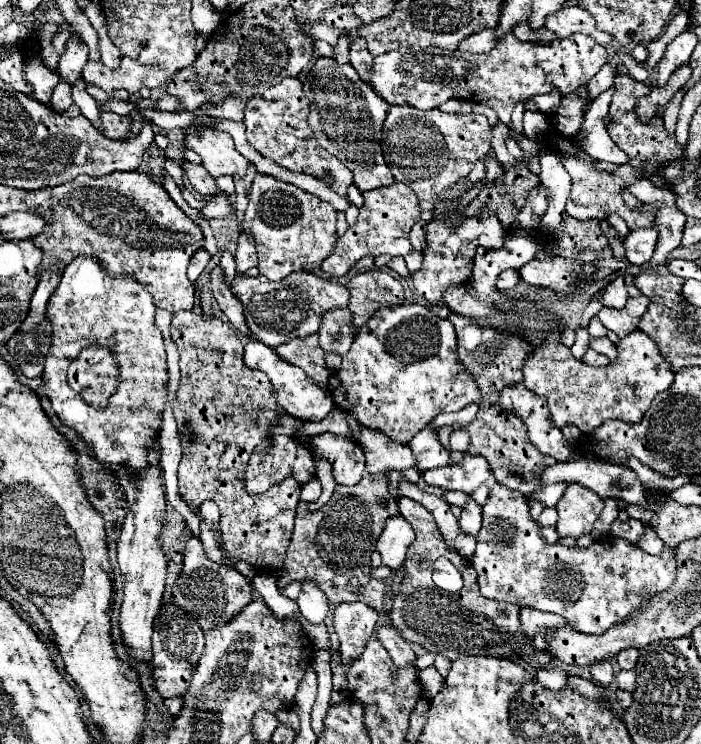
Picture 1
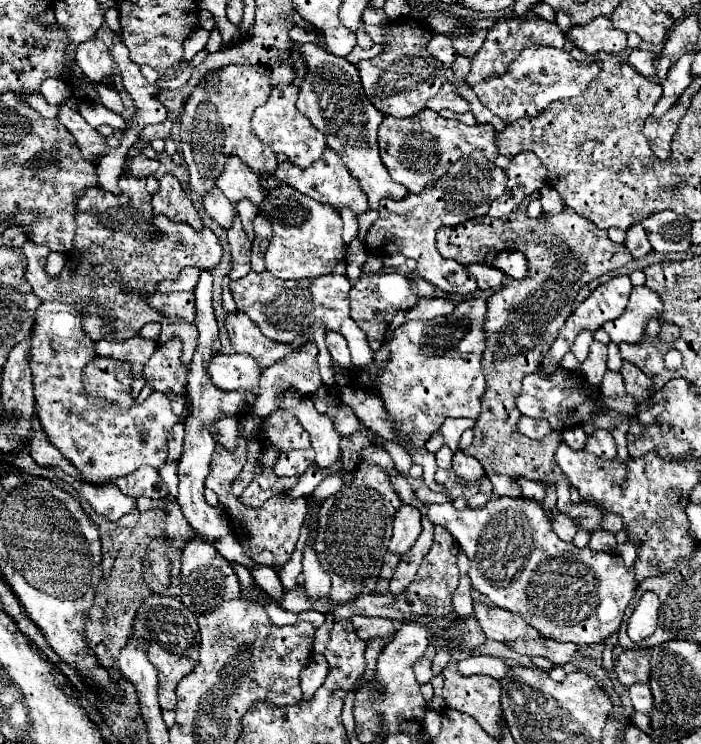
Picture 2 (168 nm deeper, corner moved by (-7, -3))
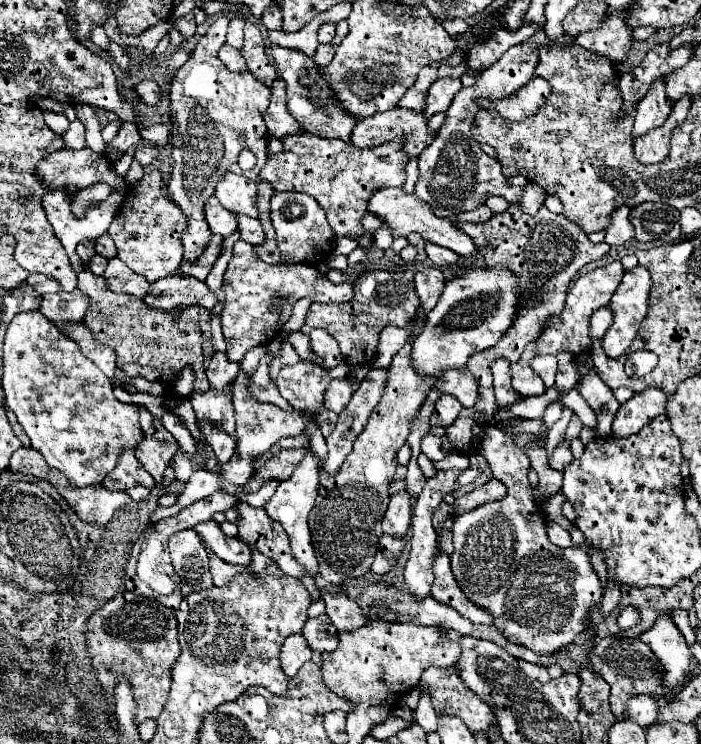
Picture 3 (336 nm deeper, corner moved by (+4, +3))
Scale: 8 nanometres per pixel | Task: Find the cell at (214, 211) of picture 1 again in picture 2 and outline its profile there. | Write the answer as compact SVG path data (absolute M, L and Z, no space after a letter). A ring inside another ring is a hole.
M164 175L160 179L160 191L154 193L152 205L156 213L162 213L172 221L184 221L194 229L202 229L200 213L186 197L180 181L174 175Z

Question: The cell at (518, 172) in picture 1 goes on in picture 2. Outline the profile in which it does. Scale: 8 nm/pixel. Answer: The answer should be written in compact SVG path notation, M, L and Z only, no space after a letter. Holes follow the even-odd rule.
M539 191L524 199L524 203L506 215L504 219L492 219L488 215L468 219L454 227L440 227L436 233L438 253L446 259L456 259L464 265L485 263L487 252L516 249L528 257L530 273L524 281L506 281L504 287L496 289L488 299L486 313L486 351L484 355L498 355L494 359L482 359L482 371L486 377L486 401L482 403L482 413L476 419L476 435L479 435L478 449L470 446L464 453L472 455L484 467L493 485L493 498L501 496L520 497L520 488L515 478L526 477L538 483L554 485L558 495L558 509L564 515L580 517L584 527L592 533L600 529L602 513L586 503L572 503L570 483L554 463L554 451L562 441L558 431L550 433L540 441L532 440L518 431L518 419L522 417L516 407L516 395L520 395L522 379L526 373L534 373L540 367L546 351L552 347L556 335L564 327L568 315L572 313L572 301L580 287L588 285L600 275L626 267L634 261L628 247L608 239L606 231L600 231L588 219L576 215L572 209L564 207L558 215L540 215L538 219L528 217L527 208Z

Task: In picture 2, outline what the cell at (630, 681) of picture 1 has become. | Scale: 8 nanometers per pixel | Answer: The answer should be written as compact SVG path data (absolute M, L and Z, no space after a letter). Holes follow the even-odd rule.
M634 683L634 685L630 685L628 691L630 691L630 699L632 699L634 709L650 715L650 711L652 711L652 693L650 693L650 687L642 685L642 683Z

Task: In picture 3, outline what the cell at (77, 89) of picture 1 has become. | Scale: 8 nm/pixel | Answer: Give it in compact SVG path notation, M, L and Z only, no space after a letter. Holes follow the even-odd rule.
M73 121L63 135L63 149L83 149L85 147L85 127L81 121Z

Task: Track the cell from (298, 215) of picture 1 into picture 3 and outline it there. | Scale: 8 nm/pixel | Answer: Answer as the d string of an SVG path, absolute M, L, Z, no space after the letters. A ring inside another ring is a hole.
M277 191L271 199L271 221L277 231L279 251L291 257L295 263L305 263L315 267L315 263L323 263L329 259L333 245L333 231L329 229L325 211L317 205L317 201L313 201L313 197L297 191L293 193Z

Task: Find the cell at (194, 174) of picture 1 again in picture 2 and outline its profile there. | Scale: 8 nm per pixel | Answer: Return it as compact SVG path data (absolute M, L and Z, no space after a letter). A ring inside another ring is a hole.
M214 187L212 191L208 191L208 195L204 195L202 203L204 203L206 213L208 213L218 225L222 225L224 229L228 229L228 227L232 225L234 207L232 207L232 203L226 199L226 195L224 195L220 189Z

